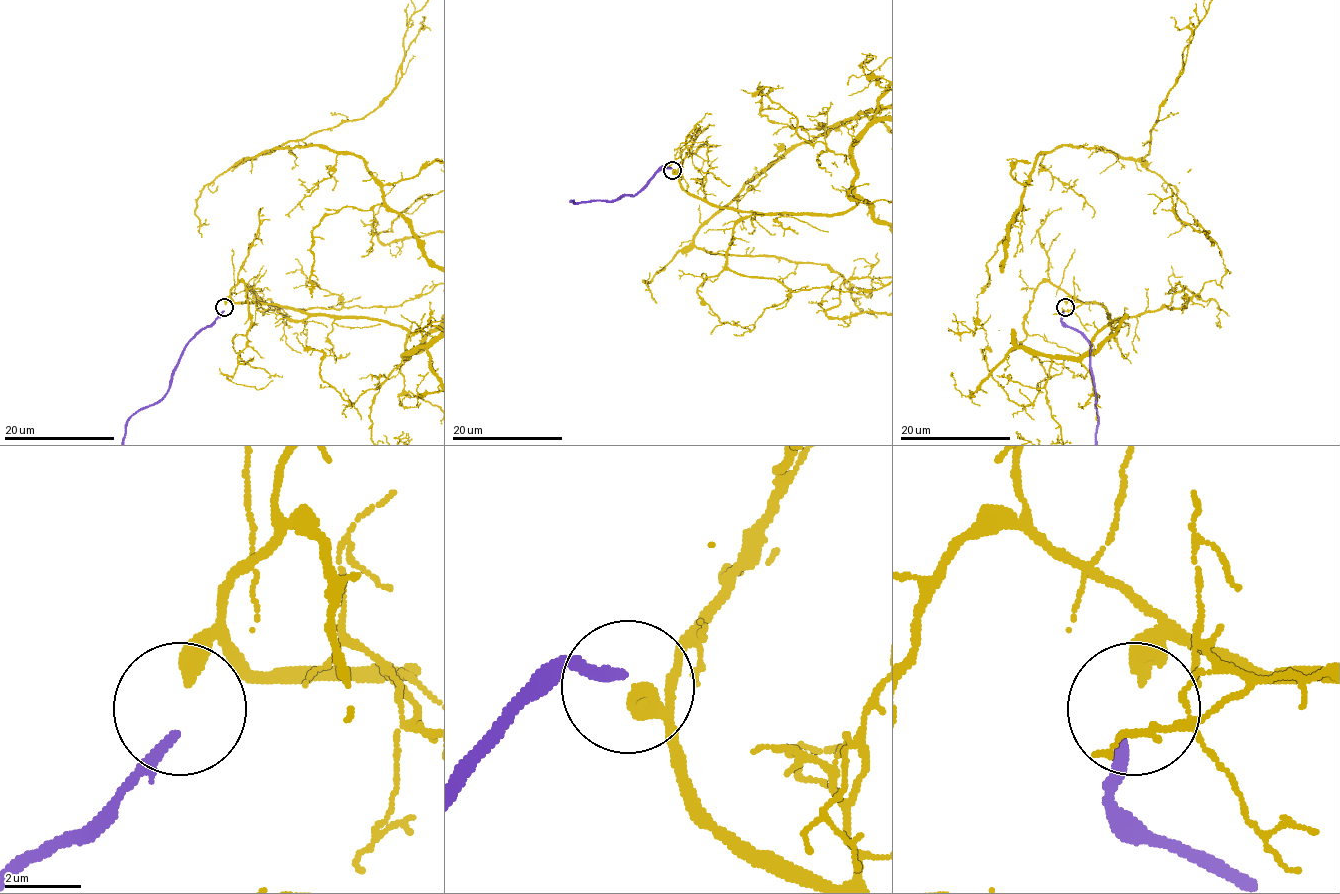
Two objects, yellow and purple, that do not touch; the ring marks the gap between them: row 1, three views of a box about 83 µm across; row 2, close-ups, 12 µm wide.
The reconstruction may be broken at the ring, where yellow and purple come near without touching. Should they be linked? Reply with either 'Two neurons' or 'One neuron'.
One neuron

